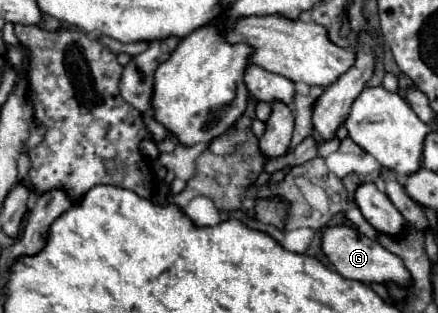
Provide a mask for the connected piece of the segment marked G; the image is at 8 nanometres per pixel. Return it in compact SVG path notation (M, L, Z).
M329 227L323 233L323 253L345 279L361 283L399 283L399 287L411 287L411 273L407 267L403 267L403 261L395 253L387 251L381 243L361 235L355 227Z

